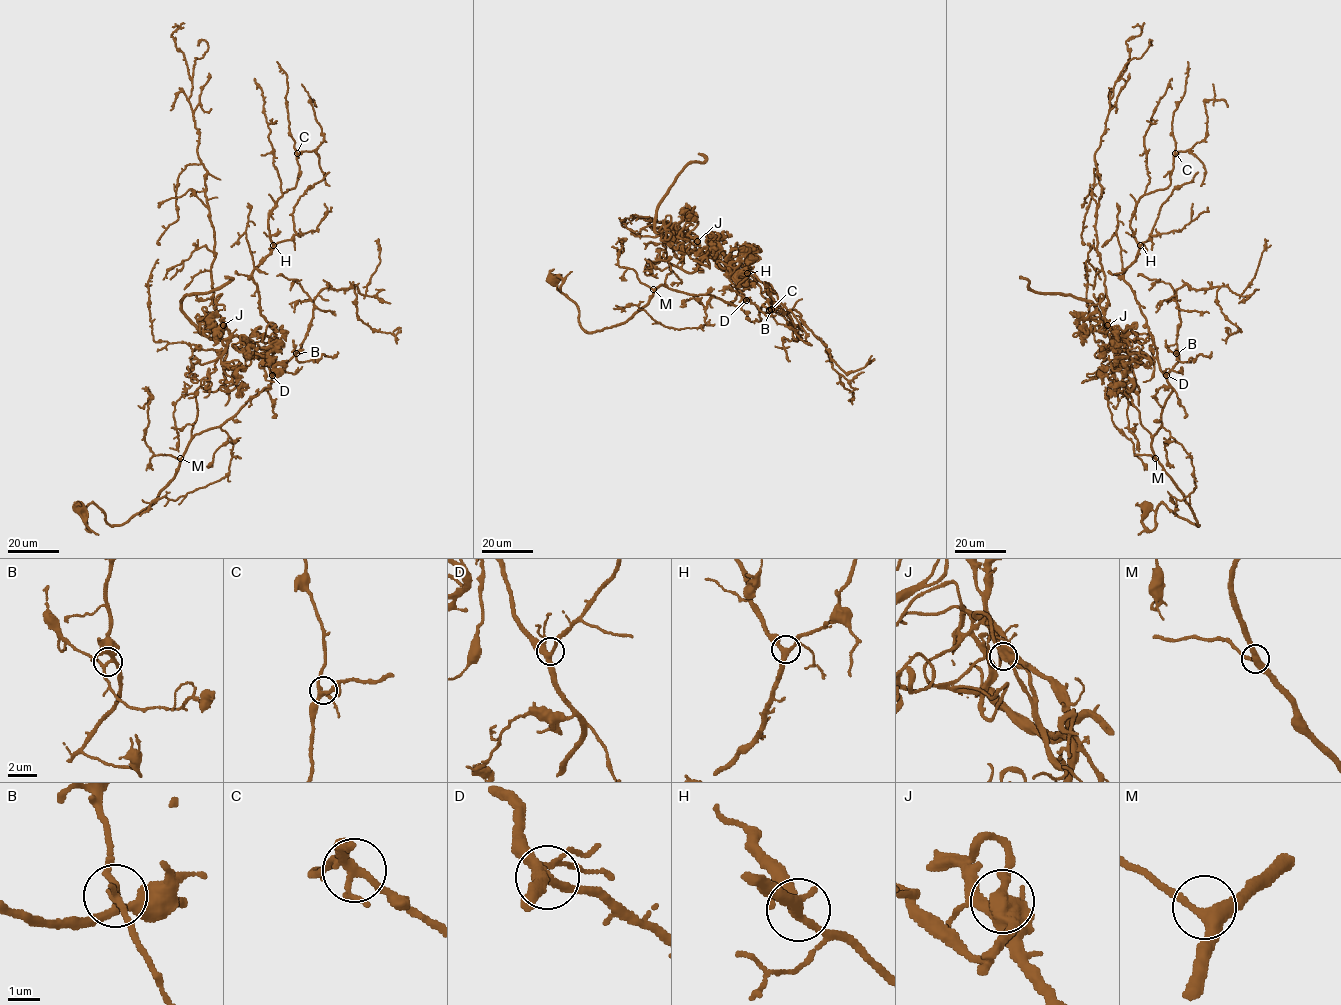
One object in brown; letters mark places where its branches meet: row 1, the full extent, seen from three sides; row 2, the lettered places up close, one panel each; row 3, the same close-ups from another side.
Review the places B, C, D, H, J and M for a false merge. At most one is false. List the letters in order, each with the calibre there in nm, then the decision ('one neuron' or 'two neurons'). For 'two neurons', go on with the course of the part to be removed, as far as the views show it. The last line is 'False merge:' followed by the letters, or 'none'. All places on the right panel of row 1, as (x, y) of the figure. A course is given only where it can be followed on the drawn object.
B: calibre 240 nm; one neuron
C: calibre 260 nm; one neuron
D: calibre 320 nm; one neuron
H: calibre 360 nm; one neuron
J: calibre 500 nm; two neurons; course (1107, 325), (1112, 330), (1103, 319), (1104, 331), (1104, 321), (1090, 302), (1070, 295), (1036, 293), (1020, 276)
M: calibre 360 nm; one neuron
False merge: J

